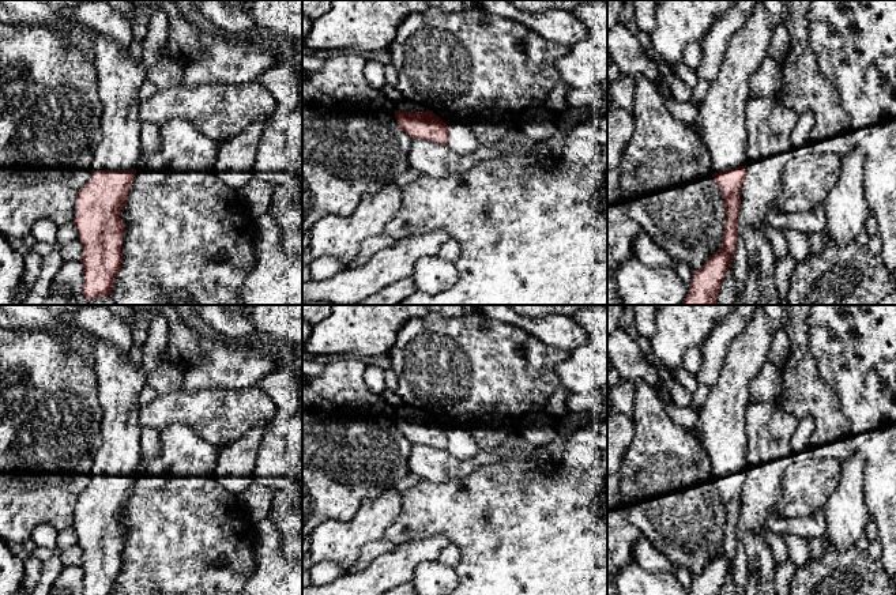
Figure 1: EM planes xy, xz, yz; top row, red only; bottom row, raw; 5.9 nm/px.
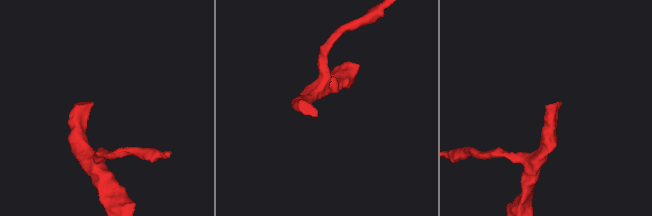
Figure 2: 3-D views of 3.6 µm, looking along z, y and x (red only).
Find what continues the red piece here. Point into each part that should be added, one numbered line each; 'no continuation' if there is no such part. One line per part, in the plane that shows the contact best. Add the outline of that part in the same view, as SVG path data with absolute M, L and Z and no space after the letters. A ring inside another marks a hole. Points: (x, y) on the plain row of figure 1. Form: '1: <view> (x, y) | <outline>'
1: xy (120, 381) | M97 340L94 357L102 444L91 475L132 475L143 457L139 395L147 384L147 374L142 365L135 365L108 340Z

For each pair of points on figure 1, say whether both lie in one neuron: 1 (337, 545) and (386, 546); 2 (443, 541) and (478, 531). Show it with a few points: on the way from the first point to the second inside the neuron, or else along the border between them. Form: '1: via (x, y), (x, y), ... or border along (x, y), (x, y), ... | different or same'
1: border along (383, 537), (368, 541), (361, 548), (352, 568) | different
2: border along (416, 539), (445, 535), (451, 542) | different

